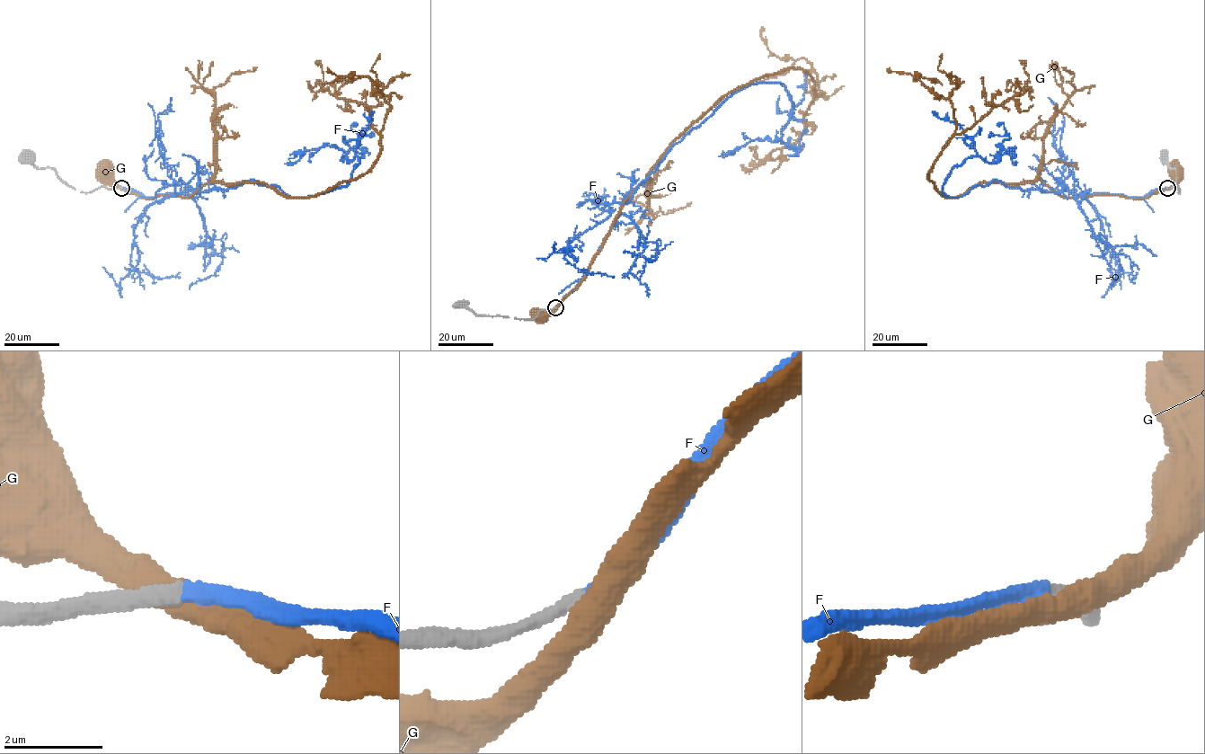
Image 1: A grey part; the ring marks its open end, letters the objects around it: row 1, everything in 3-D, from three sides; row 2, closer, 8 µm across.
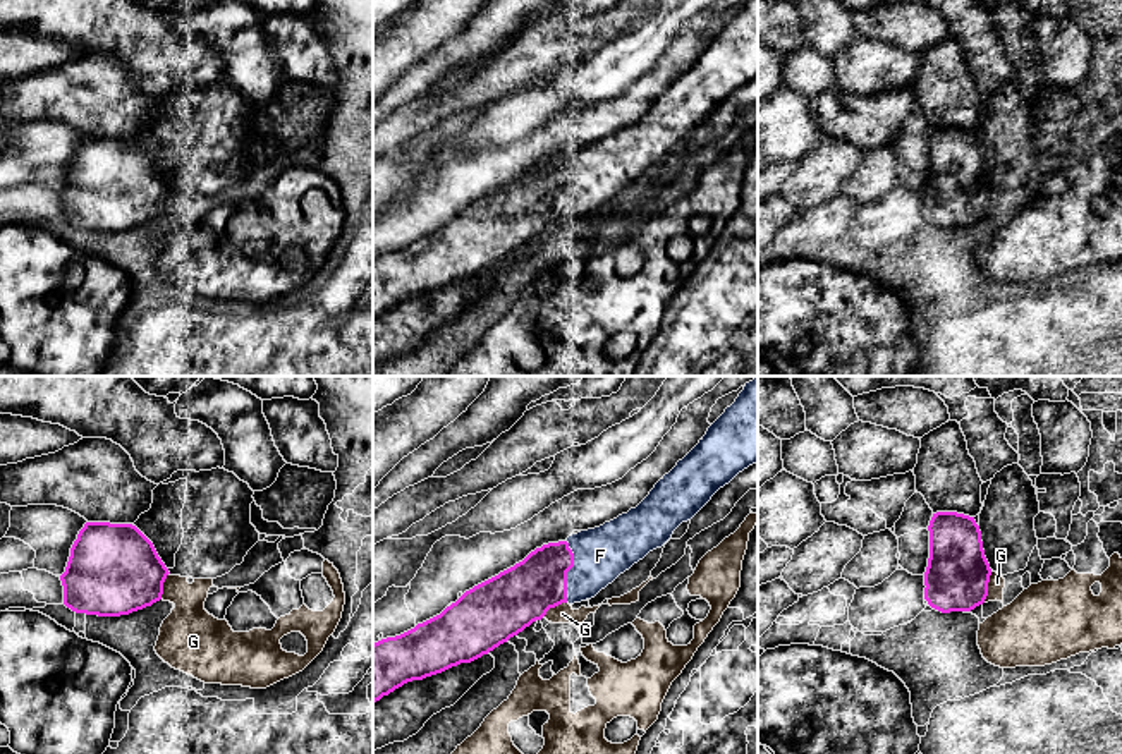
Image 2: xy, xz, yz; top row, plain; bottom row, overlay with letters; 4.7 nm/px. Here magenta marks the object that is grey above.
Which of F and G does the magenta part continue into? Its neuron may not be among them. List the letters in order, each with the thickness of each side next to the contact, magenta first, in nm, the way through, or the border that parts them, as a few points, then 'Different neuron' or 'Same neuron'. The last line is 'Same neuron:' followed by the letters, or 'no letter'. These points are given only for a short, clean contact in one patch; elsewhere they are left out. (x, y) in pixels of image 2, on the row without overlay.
F: Thickness 280 nm (magenta) against 260 nm. Same neuron
G: Thickness 300 nm (magenta) against 80 nm. Different neuron
Same neuron: F

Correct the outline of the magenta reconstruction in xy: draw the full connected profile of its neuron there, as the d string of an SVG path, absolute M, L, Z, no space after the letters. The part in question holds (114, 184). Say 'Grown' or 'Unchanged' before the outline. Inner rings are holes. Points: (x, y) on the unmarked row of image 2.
Unchanged. M86 137L60 191L64 220L86 230L129 230L162 215L168 189L136 141Z

